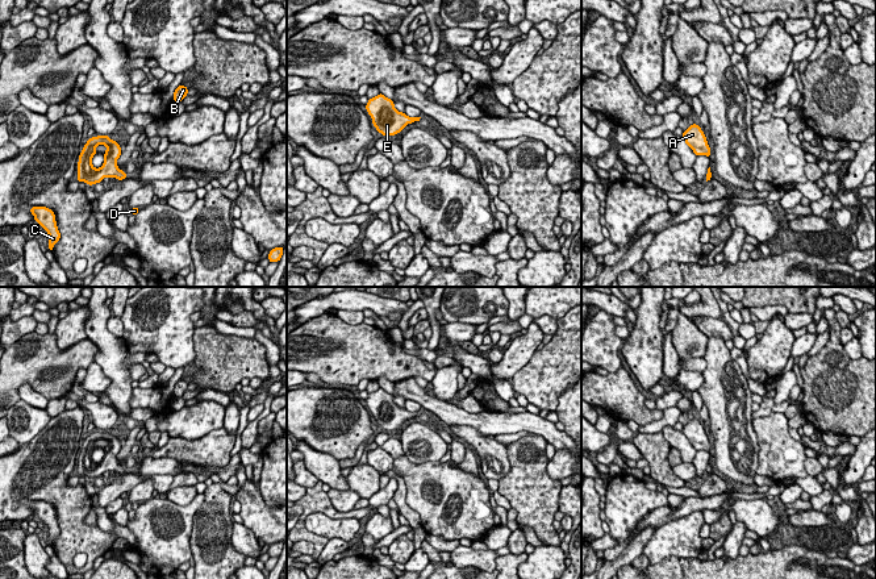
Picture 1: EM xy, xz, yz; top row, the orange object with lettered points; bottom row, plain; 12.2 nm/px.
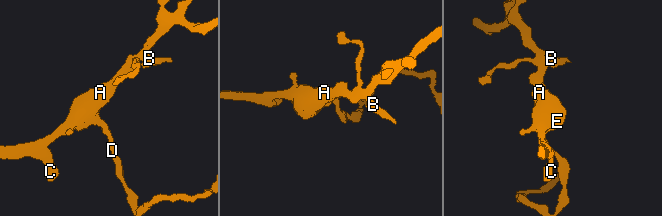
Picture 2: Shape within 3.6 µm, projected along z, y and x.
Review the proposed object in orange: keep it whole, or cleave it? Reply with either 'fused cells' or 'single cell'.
single cell

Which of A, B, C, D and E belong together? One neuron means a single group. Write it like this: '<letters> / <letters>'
A B C D E

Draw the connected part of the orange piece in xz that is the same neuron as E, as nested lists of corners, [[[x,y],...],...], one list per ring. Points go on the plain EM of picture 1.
[[[383,388],[371,392],[366,399],[366,404],[372,413],[372,420],[385,432],[400,428],[408,418],[421,413],[409,412],[405,407],[399,407],[395,403],[395,397]]]

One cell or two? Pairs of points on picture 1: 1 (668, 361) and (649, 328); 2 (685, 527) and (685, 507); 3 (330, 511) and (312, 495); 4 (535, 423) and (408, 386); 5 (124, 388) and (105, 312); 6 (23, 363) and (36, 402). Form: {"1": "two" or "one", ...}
{"1": "two", "2": "two", "3": "one", "4": "one", "5": "one", "6": "two"}

